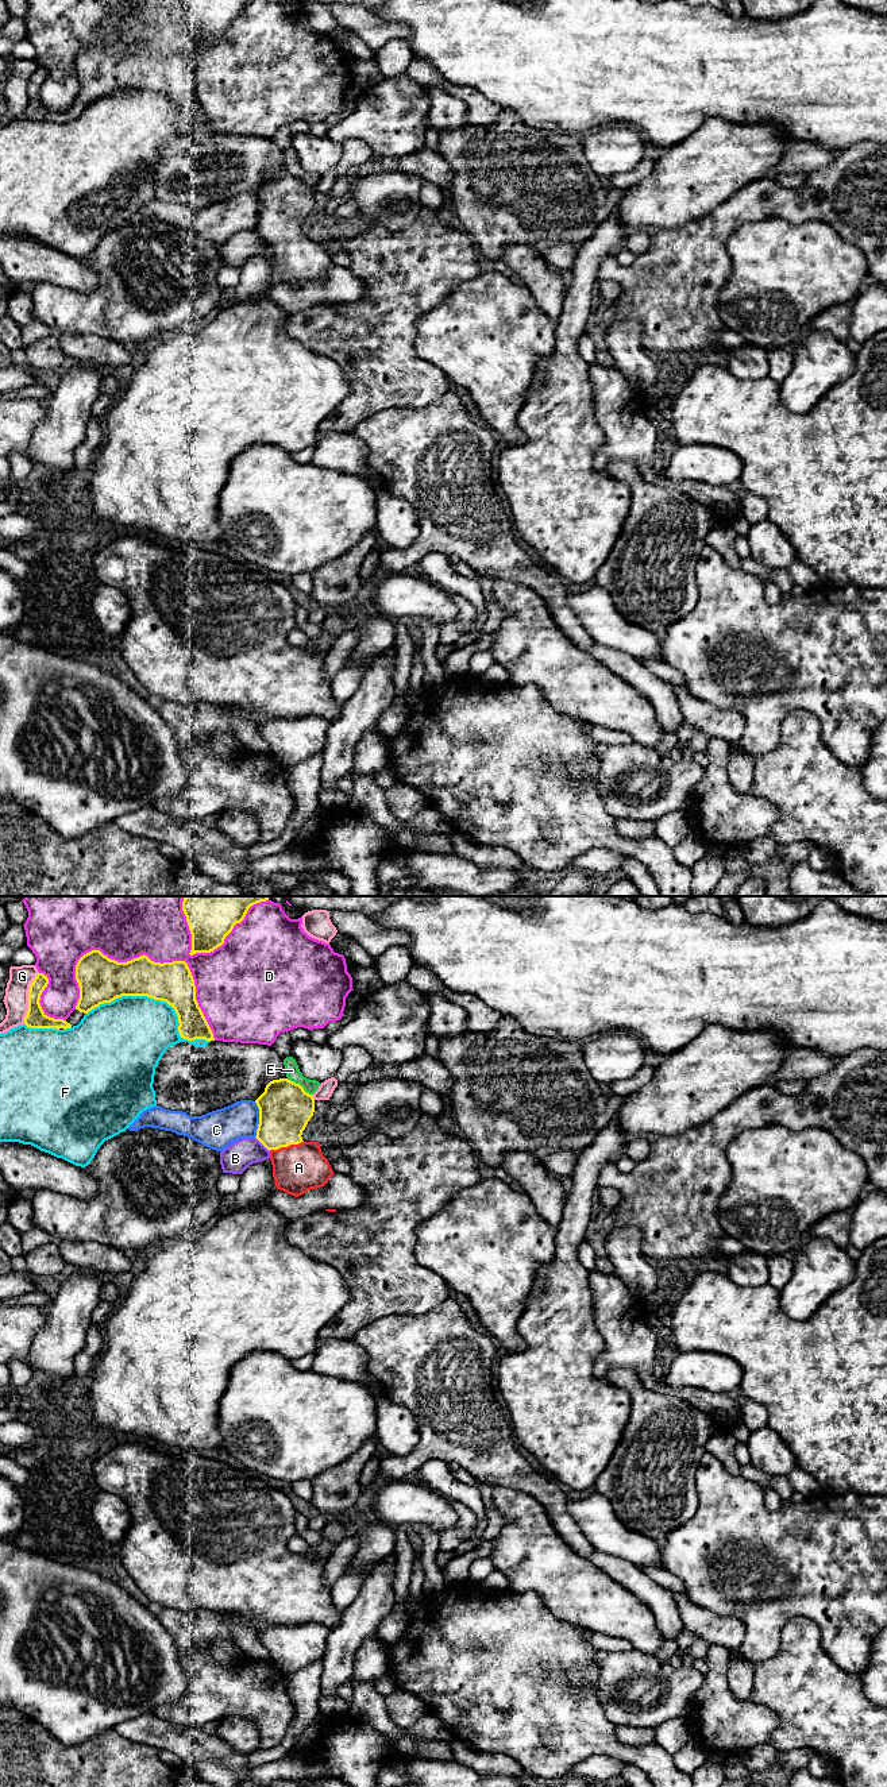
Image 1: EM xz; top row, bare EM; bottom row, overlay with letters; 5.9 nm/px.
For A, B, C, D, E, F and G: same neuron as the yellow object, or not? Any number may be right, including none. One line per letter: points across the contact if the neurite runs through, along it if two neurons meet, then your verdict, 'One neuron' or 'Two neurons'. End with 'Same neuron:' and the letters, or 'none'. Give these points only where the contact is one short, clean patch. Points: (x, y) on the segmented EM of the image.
A: Path across: xz (285, 1108), (285, 1146), (299, 1168). One neuron
B: Two neurons
C: Two neurons
D: Two neurons
E: Boundary: xz (286, 1079), (297, 1083), (311, 1095). Two neurons
F: Two neurons
G: Two neurons
Same neuron: A

